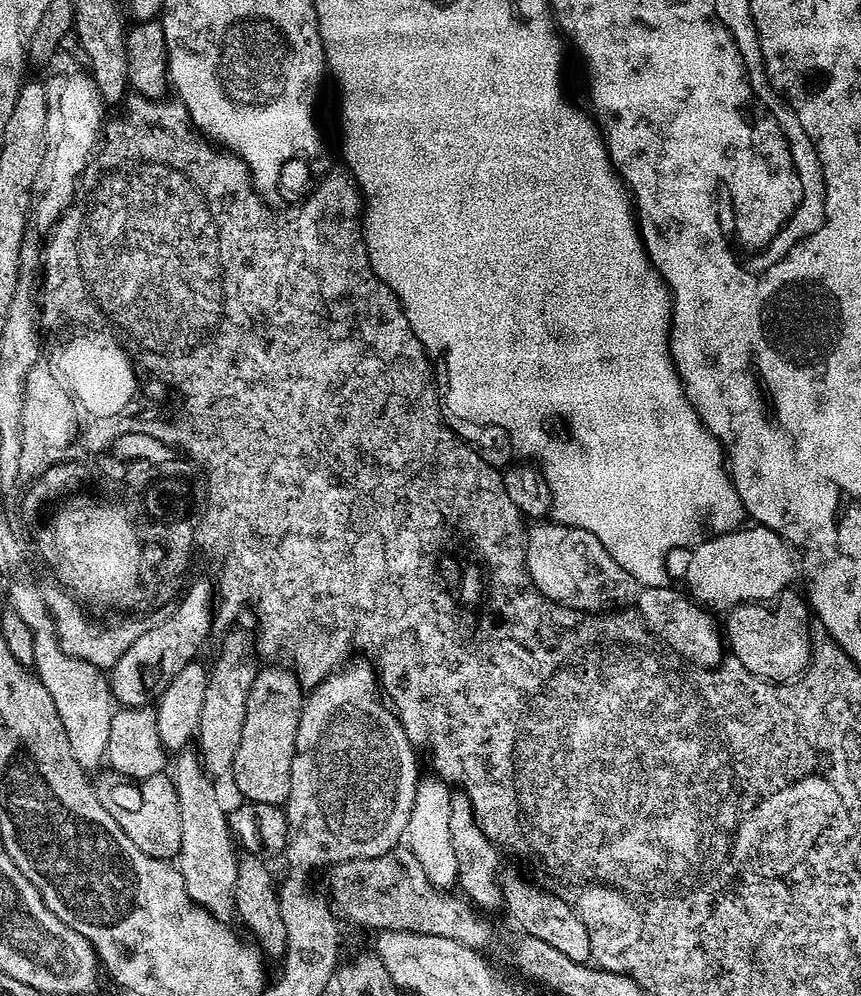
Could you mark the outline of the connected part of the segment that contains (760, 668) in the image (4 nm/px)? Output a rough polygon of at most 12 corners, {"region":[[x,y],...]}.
{"region":[[786,590],[742,603],[724,634],[733,659],[776,684],[803,675],[810,610]]}

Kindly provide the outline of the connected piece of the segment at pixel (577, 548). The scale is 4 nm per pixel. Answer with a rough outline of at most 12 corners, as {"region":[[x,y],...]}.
{"region":[[541,519],[532,584],[583,612],[616,610],[634,581],[578,526]]}

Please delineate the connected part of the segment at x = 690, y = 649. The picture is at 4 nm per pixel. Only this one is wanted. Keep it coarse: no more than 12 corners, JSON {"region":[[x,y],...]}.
{"region":[[672,586],[641,587],[636,611],[695,667],[724,658],[704,606]]}

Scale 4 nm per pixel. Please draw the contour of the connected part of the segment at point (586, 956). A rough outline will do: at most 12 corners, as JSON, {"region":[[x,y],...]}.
{"region":[[512,868],[501,871],[503,907],[519,931],[592,960],[582,918],[567,900]]}

